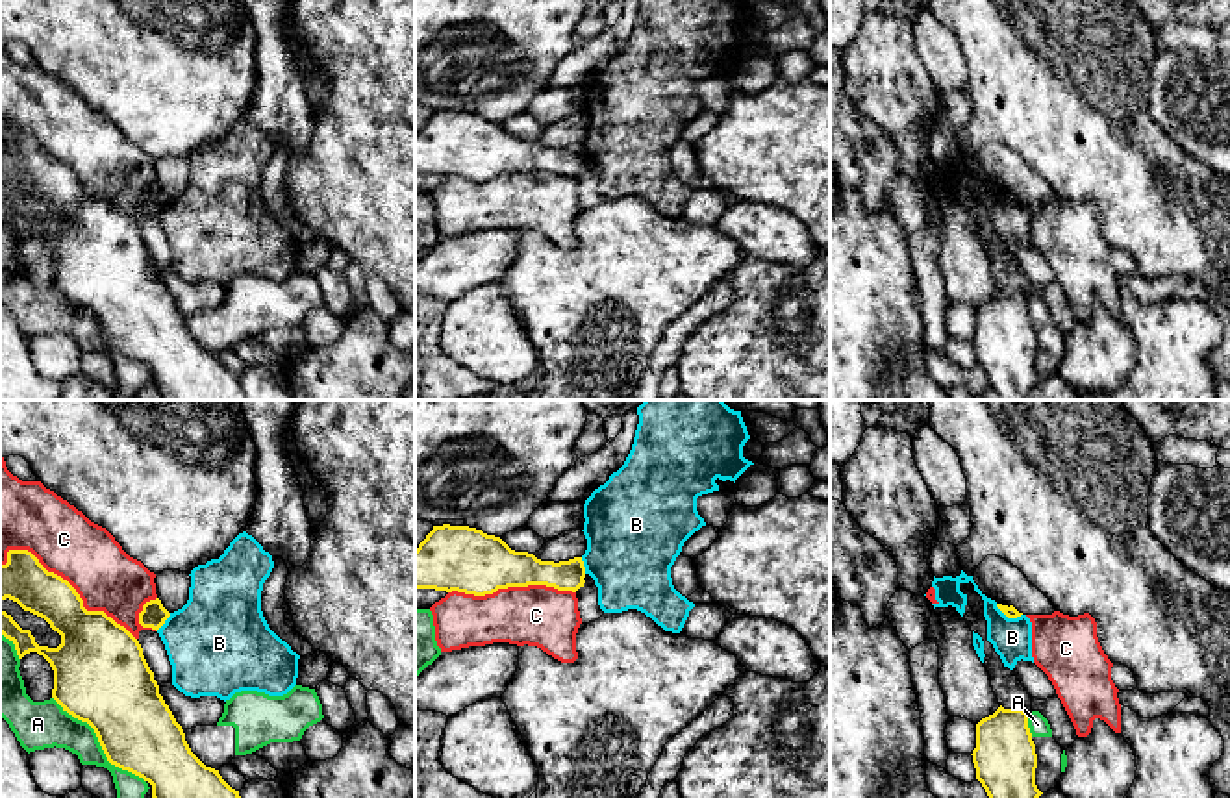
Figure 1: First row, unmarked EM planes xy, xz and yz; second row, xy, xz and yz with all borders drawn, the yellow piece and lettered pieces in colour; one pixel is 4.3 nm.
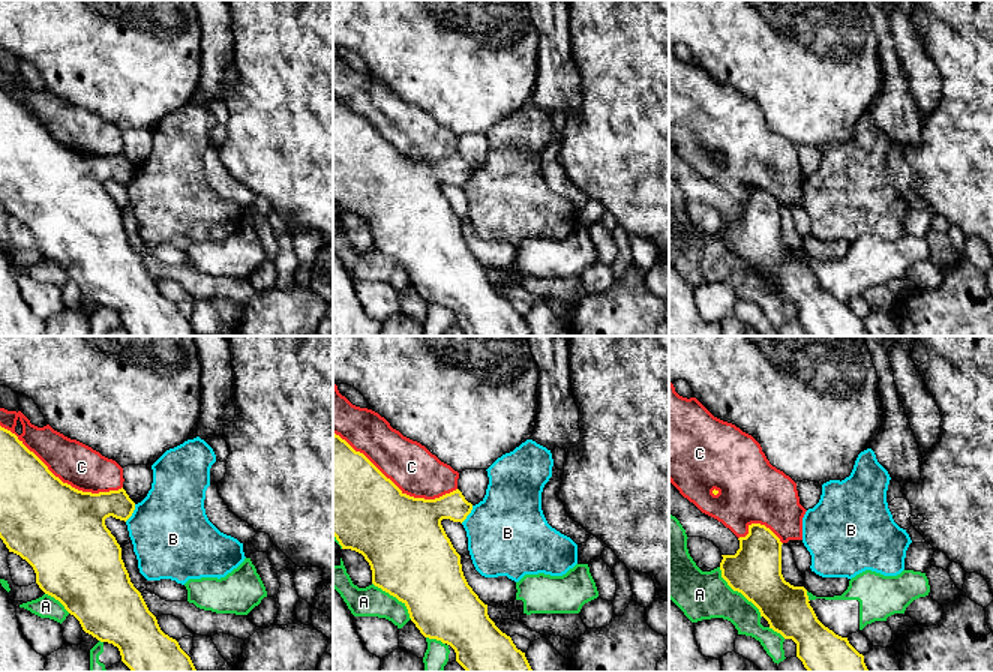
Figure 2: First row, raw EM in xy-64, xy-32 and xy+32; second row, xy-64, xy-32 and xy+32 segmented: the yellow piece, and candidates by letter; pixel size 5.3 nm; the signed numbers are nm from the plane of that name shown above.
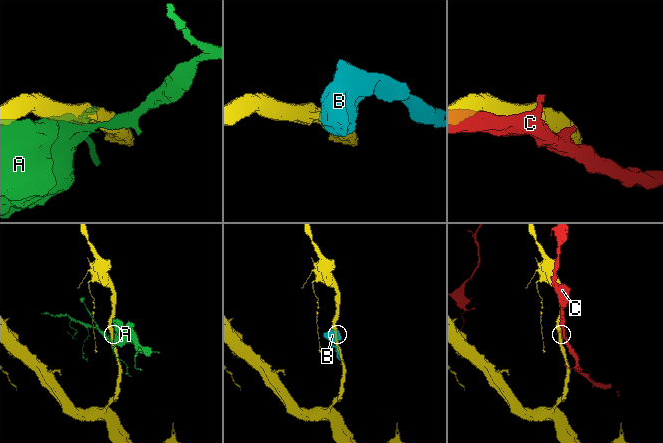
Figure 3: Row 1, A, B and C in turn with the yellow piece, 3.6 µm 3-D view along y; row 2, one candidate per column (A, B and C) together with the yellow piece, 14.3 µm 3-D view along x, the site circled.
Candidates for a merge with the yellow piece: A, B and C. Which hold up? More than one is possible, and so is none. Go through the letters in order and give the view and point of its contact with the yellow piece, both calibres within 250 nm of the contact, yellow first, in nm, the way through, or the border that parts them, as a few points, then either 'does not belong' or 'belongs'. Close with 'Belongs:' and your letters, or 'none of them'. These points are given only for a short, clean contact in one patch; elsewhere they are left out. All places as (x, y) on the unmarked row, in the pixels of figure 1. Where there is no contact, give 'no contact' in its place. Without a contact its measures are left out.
A: contact xy (99, 326); calibres 380 and 200 nm; does not belong
B: contact yz (1008, 202); calibres 50 and 180 nm; border yz (995, 189), (1008, 202), (1021, 200); does not belong
C: contact xy (75, 174); calibres 280 and 280 nm; does not belong
Belongs: none of them

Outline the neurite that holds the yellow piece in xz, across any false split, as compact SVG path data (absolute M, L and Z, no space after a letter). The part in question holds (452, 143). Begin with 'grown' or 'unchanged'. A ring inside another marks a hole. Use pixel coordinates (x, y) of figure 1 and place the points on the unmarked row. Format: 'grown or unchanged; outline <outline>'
unchanged; outline M433 111L415 135L415 174L485 181L508 172L546 170L576 178L584 163L582 143L541 146L469 111Z

